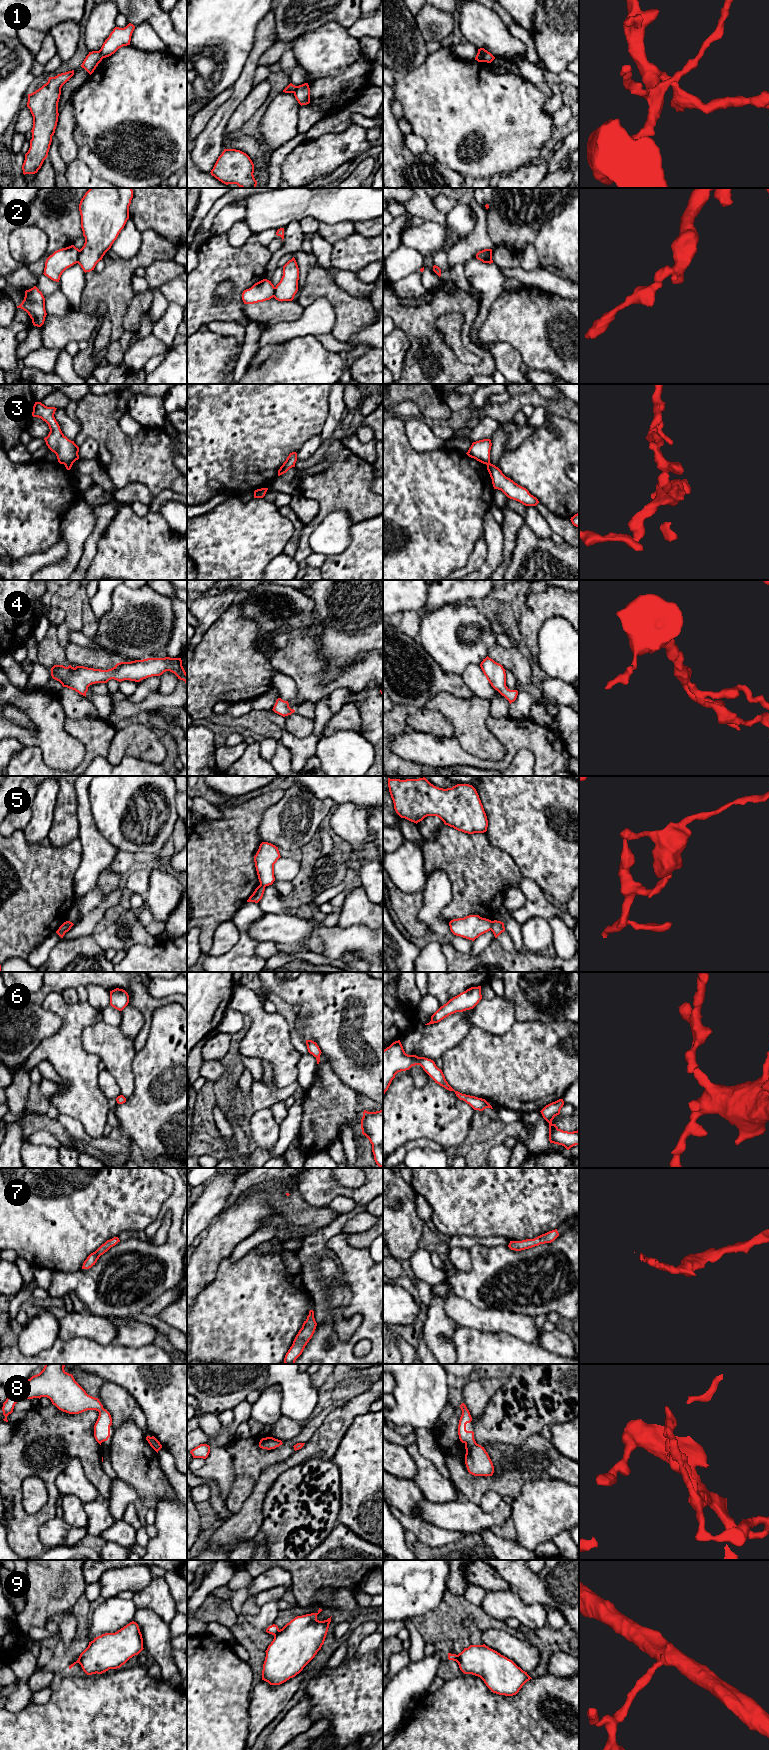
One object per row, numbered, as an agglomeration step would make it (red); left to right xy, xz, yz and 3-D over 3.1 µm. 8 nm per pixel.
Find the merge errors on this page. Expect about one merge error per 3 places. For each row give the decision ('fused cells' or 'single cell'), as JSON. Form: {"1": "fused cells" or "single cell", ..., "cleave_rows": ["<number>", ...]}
{"1": "fused cells", "2": "fused cells", "3": "fused cells", "4": "single cell", "5": "fused cells", "6": "single cell", "7": "single cell", "8": "single cell", "9": "fused cells", "cleave_rows": ["1", "2", "3", "5", "9"]}

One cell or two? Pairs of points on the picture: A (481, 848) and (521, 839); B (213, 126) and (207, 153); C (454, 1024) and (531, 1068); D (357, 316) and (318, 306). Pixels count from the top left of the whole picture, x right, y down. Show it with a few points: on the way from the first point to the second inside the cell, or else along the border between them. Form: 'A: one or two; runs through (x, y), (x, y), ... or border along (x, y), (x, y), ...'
A: two; border along (485, 832), (488, 840), (512, 859)
B: one; runs through (213, 133), (208, 146)
C: two; border along (472, 1025), (467, 1034), (450, 1048)
D: two; border along (319, 296), (325, 297), (333, 308), (332, 333)

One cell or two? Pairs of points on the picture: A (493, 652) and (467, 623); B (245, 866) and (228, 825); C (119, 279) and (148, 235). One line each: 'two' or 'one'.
A: two
B: one
C: one

